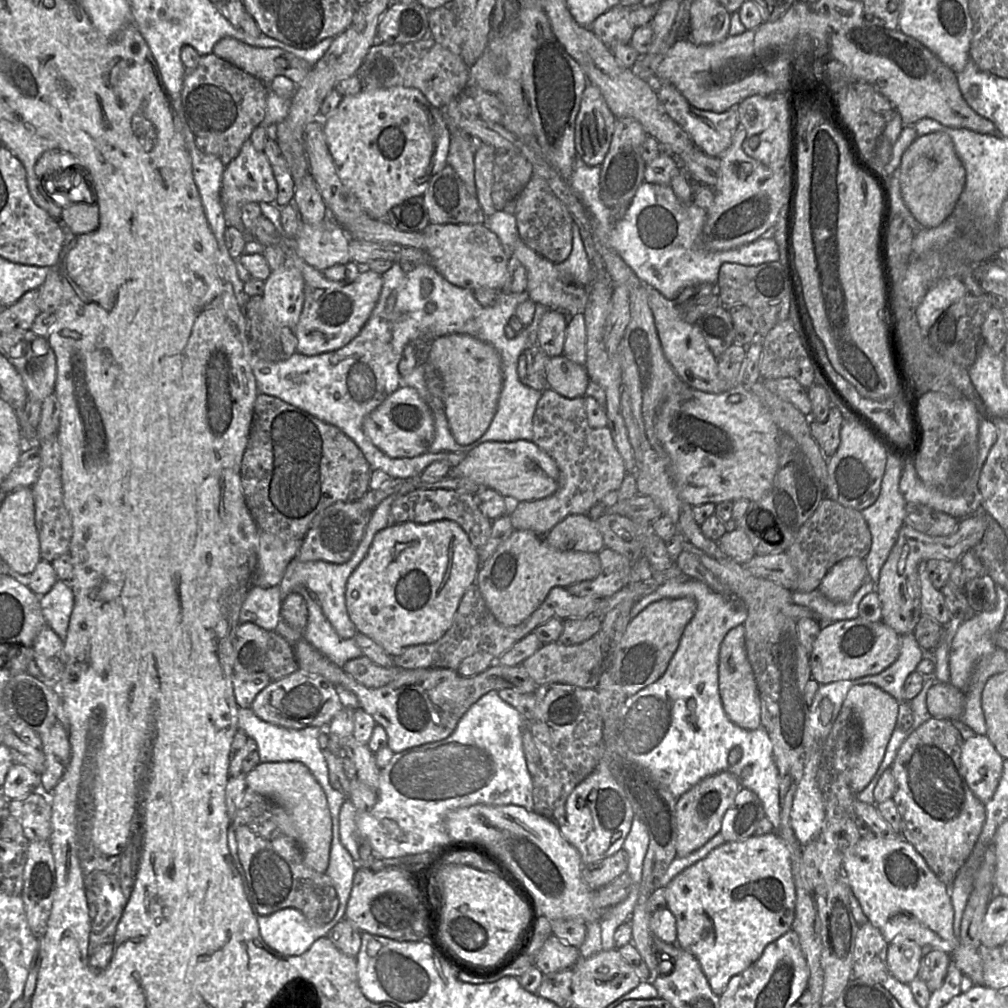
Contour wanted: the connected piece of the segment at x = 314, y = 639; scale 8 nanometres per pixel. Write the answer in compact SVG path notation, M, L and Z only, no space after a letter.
M304 586L294 587L293 593L303 596L307 605L308 619L304 630L294 630L280 618L275 630L287 642L293 646L303 638L339 667L363 655L354 637L343 639L335 632L313 593Z

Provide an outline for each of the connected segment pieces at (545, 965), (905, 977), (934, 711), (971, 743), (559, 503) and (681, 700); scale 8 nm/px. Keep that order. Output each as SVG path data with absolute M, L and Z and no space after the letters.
M555 935L544 943L534 965L543 975L571 969L580 958L578 948L567 944Z
M896 937L888 944L887 968L894 978L909 984L918 976L922 948L913 940Z
M949 682L933 685L926 696L928 711L934 718L959 719L965 704L964 690Z
M976 734L963 742L960 763L969 789L985 805L995 794L1004 759L986 735Z
M547 388L542 391L533 417L532 441L556 462L558 487L548 497L512 505L506 514L515 530L530 530L538 536L548 532L570 515L587 515L611 491L619 490L626 474L609 427L590 427L584 398L569 399Z
M690 578L686 582L668 581L659 585L653 593L636 602L631 609L630 619L634 619L653 602L666 598L685 597L695 599L696 613L686 626L665 673L657 681L625 700L618 719L617 744L627 754L627 758L648 770L676 798L708 776L719 772L730 772L740 780L741 770L749 768L750 775L741 779L741 785L758 796L765 811L765 818L771 822L774 831L777 831L780 824L779 776L773 759L772 742L762 726L755 730L746 730L734 724L725 713L719 694L720 646L732 628L744 624L748 616L744 603L733 597L716 593L696 579Z

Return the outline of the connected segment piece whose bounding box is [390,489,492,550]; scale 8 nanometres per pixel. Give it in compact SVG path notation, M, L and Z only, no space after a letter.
M415 489L397 497L391 505L390 525L406 522L428 524L440 520L456 522L476 550L484 546L491 533L492 522L479 510L473 494L445 489Z

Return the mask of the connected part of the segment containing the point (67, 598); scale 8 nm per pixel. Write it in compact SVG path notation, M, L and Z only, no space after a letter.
M57 579L50 591L40 596L39 600L47 625L64 642L74 605L74 596L70 584Z

